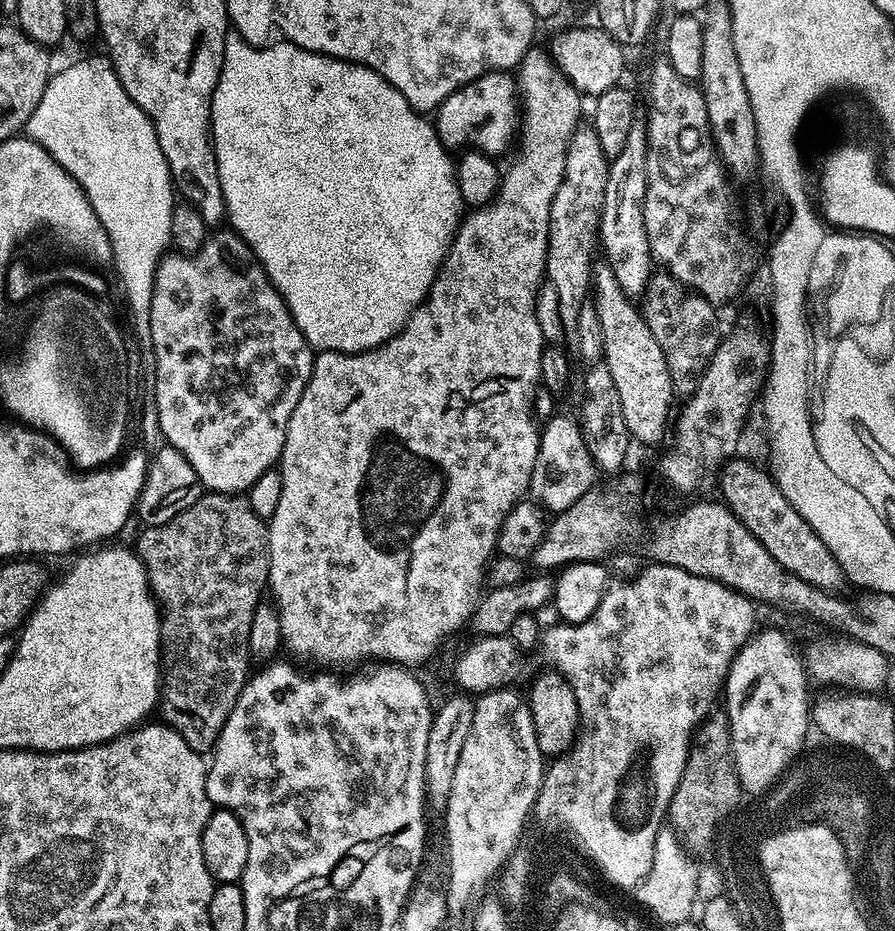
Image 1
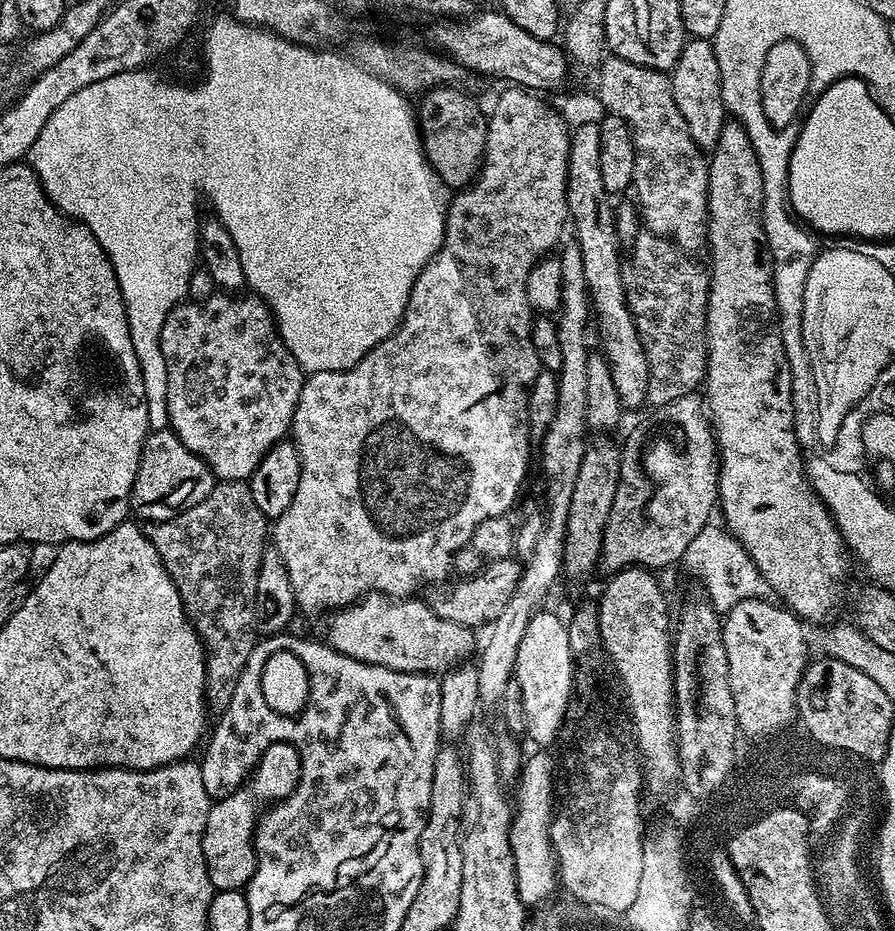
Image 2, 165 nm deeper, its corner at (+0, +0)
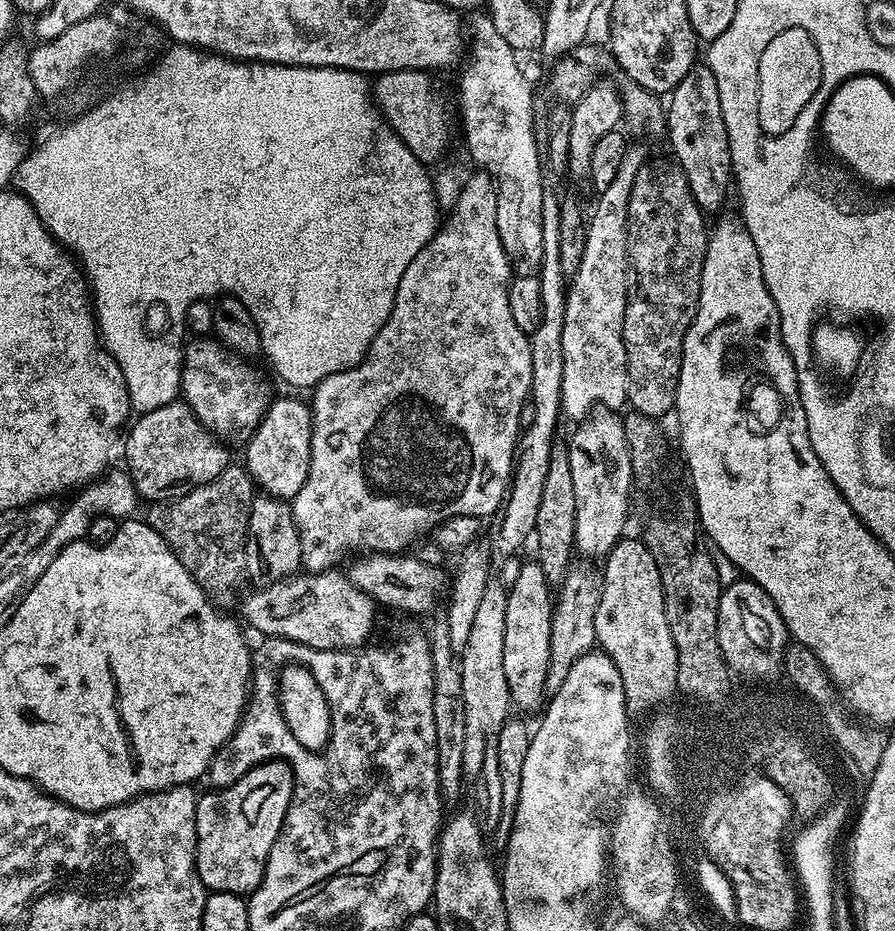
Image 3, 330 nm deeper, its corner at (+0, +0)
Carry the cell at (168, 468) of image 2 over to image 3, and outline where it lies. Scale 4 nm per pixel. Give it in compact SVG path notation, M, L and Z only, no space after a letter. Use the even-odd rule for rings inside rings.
M178 398L166 406L158 406L158 410L150 410L137 415L135 419L136 425L133 426L132 433L129 434L128 441L124 444L124 456L128 459L126 471L134 482L136 492L145 501L171 502L177 500L179 496L190 494L190 490L218 478L222 470L229 468L227 448L229 445L203 424L183 399Z

